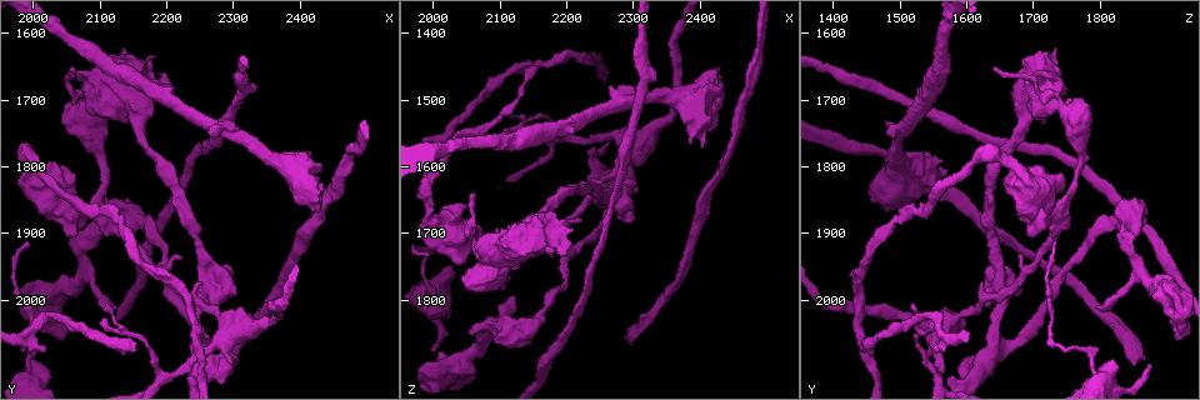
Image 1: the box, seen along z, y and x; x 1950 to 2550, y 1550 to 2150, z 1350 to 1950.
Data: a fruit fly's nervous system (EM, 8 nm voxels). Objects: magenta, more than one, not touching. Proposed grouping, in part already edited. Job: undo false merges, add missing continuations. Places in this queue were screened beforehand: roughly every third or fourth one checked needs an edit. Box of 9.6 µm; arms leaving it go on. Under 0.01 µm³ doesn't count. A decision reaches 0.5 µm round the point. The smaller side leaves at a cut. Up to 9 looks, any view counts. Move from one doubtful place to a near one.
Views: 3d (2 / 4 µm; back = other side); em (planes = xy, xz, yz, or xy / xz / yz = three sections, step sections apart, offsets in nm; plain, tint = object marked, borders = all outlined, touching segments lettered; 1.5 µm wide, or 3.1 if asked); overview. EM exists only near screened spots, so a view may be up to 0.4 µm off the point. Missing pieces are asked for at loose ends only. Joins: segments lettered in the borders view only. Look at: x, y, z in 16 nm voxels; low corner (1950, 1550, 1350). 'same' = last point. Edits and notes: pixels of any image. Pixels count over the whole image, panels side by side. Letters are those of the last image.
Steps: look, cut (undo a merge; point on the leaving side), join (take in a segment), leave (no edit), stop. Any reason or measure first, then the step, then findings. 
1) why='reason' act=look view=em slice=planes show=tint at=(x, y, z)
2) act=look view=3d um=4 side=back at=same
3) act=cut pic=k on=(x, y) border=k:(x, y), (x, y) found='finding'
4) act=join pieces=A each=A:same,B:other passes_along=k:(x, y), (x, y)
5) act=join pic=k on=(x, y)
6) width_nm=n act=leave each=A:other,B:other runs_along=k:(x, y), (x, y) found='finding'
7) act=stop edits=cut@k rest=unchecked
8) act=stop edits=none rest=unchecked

why='sharp bend' act=look view=3d um=2 at=(2160, 1875, 1830)

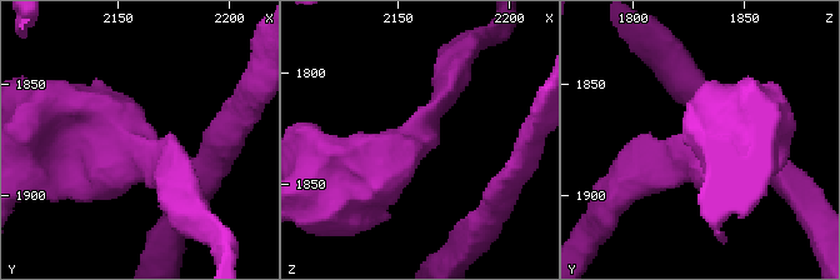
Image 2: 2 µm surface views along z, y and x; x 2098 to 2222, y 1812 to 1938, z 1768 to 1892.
why='now the EM' act=look view=em slice=planes show=borders at=(2159, 1878, 1827)

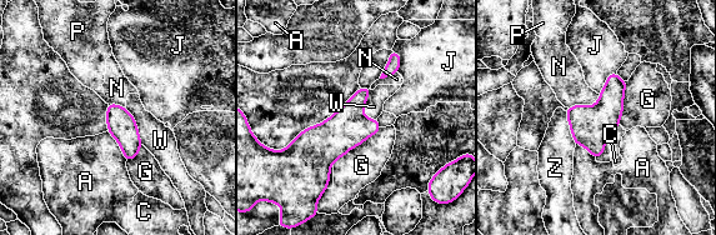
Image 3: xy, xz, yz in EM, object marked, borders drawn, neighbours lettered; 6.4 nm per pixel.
longest_contact=G:400nm act=leave each=A:other,C:other,G:other,J:other,N:other,P:other,W:other,Z:other border=3:(600, 94), (592, 105), (567, 108) found='one cell here'

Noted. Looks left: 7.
why='free end' act=look view=em slice=planes show=borders at=(2290, 2095, 1850)

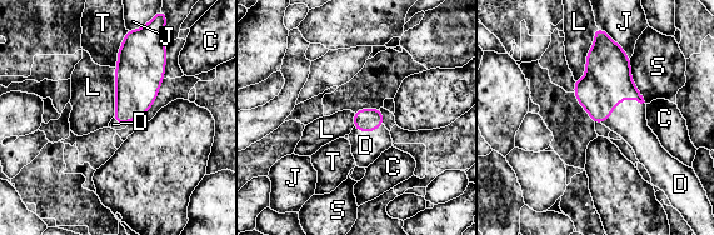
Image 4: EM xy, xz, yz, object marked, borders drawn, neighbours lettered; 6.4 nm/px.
act=join pieces=D each=C:other,D:same,J:other,L:other,S:other,T:other passes_along=4:(608, 80), (619, 103), (628, 119) found='it goes on there'

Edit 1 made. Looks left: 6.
why='tapers out' act=look view=3d um=2 at=(2015, 2080, 1555)

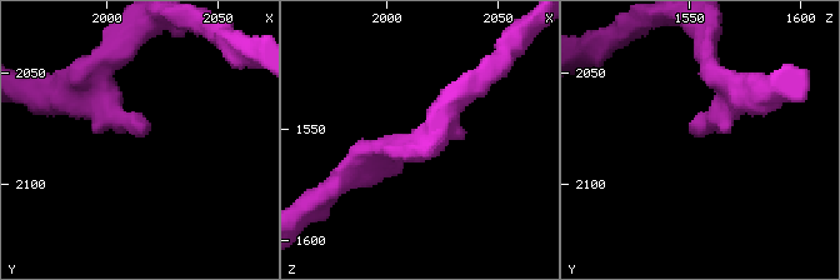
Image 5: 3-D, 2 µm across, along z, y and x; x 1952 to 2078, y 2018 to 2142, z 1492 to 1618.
act=look view=em slice=xy step=4 show=borders at=(2018, 2077, 1553)

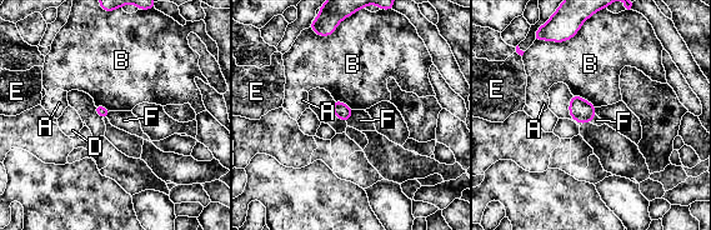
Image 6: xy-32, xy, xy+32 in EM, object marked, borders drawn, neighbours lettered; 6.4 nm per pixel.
act=look view=em slice=planes show=borders at=same

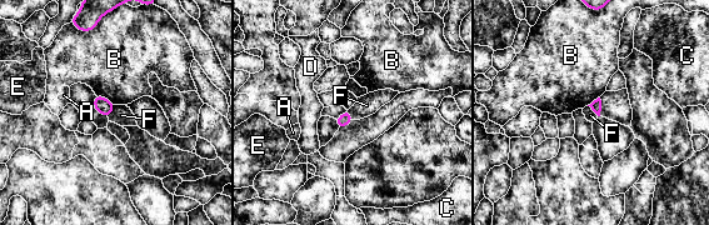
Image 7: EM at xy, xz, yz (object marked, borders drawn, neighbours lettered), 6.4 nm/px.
act=leave each=A:other,B:other,C:other,D:other,E:other,F:other border=7:(115, 105), (108, 118) found='no lettered segment goes on from it'

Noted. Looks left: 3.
why='arms part here' act=look view=3d um=4 side=back at=(2285, 1750, 1505)

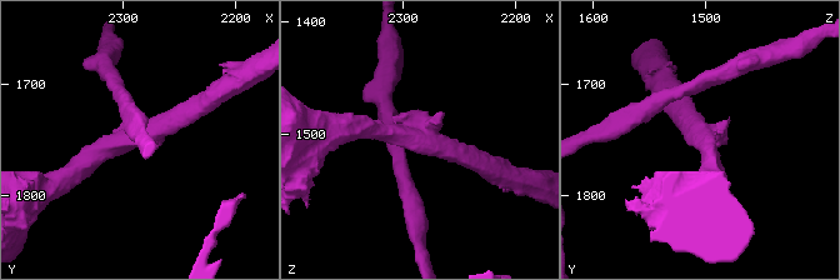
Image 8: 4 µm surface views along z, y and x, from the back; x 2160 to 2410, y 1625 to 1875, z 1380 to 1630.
why='need the tissue' act=look view=em slice=xz step=4 show=tint at=(2290, 1750, 1500)

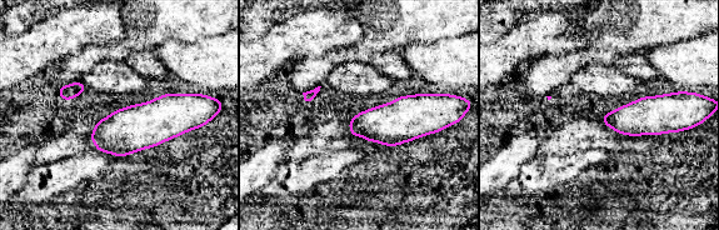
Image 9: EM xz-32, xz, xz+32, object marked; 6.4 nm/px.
why='cut it another way' act=look view=em slice=xy step=4 show=borders at=same

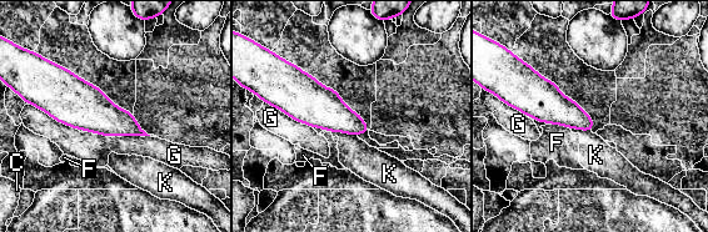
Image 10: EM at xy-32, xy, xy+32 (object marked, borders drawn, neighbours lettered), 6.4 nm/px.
act=leave each=C:other,F:other,G:other,K:other border=10:(31, 104), (65, 125) found='one cell here'

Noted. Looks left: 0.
act=stop edits=join@4 rest=unchecked

